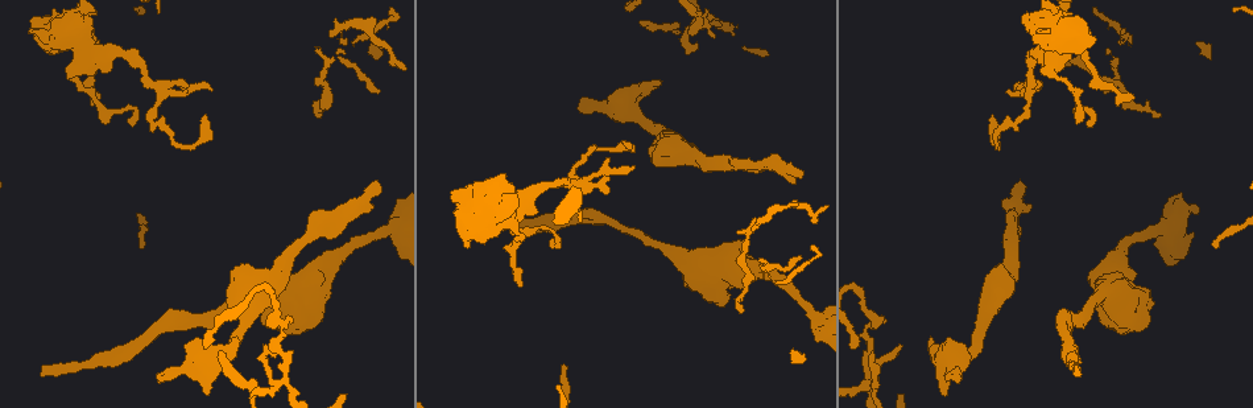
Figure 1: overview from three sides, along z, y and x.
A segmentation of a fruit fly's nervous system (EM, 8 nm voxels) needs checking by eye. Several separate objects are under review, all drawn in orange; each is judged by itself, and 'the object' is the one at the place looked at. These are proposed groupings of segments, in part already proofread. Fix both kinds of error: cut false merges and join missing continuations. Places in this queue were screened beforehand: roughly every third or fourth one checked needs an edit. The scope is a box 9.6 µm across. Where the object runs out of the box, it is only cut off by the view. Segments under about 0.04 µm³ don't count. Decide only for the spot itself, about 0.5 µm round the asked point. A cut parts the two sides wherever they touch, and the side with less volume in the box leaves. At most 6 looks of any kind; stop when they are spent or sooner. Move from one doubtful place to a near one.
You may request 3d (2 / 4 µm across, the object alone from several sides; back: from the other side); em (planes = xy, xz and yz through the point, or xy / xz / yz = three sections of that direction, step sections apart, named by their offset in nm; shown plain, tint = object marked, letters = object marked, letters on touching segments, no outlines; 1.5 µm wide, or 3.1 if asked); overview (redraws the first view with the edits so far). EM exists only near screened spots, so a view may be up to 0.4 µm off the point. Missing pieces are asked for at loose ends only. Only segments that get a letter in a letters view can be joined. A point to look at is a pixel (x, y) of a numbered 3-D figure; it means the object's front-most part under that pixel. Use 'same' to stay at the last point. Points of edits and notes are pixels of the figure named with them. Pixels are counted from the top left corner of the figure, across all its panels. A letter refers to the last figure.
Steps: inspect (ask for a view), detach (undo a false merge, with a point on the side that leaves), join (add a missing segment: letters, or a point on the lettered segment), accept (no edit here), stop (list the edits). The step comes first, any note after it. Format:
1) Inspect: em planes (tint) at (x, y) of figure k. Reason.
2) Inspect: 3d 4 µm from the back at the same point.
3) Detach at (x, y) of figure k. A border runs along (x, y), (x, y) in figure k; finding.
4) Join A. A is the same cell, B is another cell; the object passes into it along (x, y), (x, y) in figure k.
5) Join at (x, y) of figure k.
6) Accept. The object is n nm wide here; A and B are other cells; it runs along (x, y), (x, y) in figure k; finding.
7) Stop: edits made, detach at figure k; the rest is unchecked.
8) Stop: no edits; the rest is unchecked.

Inspect: 3d 2 µm at (578, 105) of figure 1. An open end.

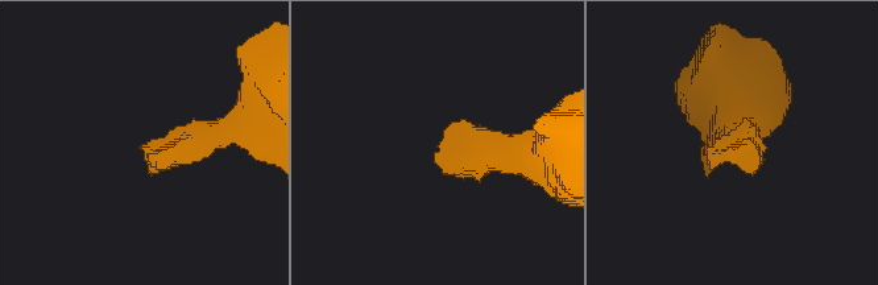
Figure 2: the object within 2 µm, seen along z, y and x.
Inspect: em xy step 4 (tint) at (441, 147) of figure 2.

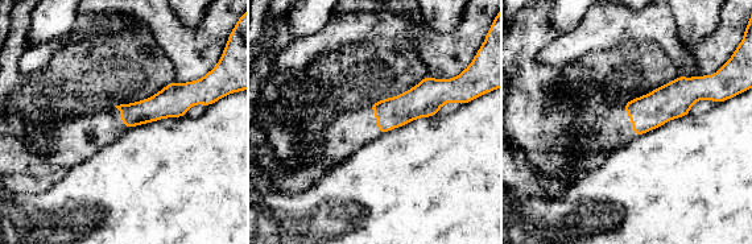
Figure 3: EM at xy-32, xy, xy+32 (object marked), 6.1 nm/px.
Inspect: em xz step 8 (letters) at the same point.

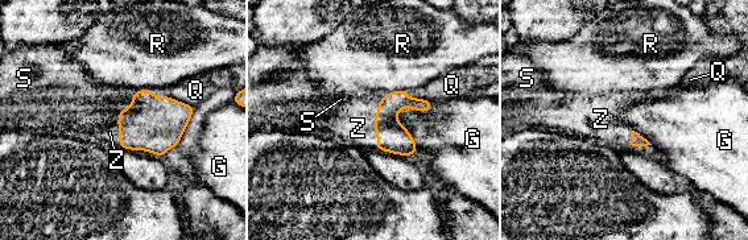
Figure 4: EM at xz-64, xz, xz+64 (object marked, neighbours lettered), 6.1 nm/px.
Join Z. Z is the same cell, G, Q, R and S are other cells; the object passes into it along (155, 124), (119, 128), (110, 132) in figure 4; it goes on there.

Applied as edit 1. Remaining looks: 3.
Inspect: overview. See it whole again.

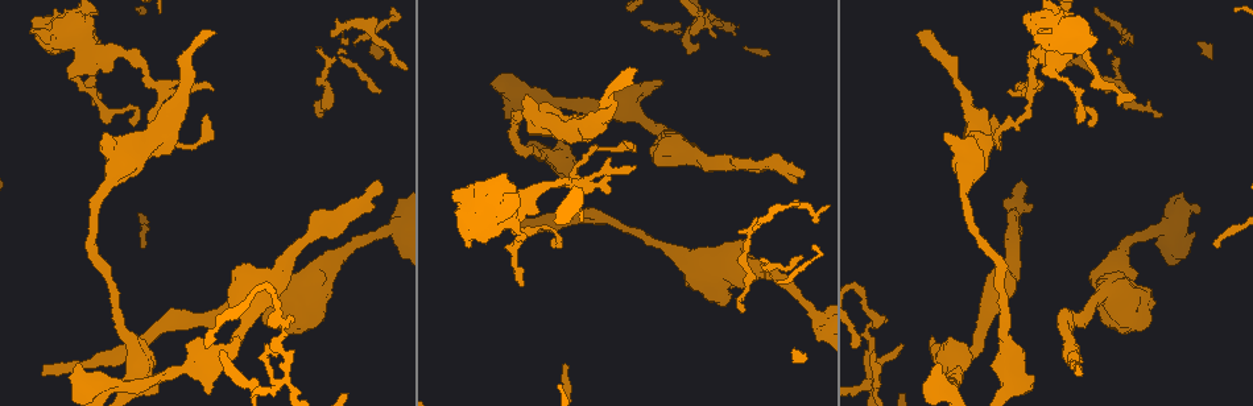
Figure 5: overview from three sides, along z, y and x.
Inspect: 3d 2 µm at (1023, 184) of figure 5. Free end.

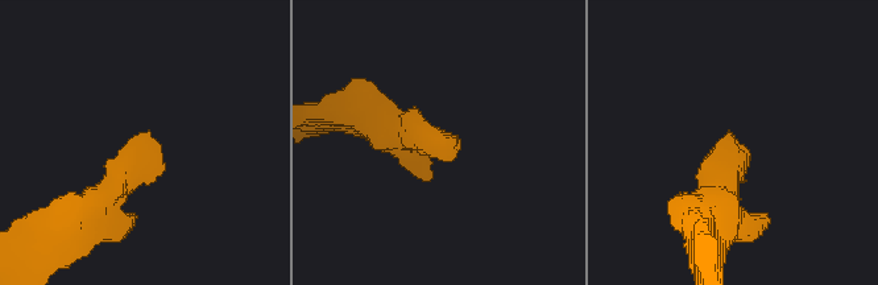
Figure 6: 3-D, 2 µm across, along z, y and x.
Inspect: em yz step 8 (letters) at (457, 147) of figure 6.

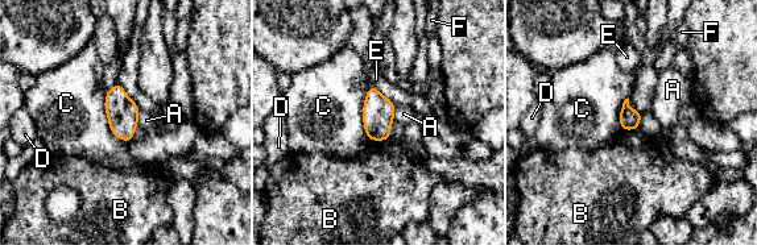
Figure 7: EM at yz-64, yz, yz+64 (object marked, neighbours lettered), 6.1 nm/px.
Accept. A, B, C, D, E and F are other cells; a border runs along (638, 128), (621, 131) in figure 7; none of them fits.

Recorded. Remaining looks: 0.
Stop: edits made, join at figure 4; the rest is unchecked.

